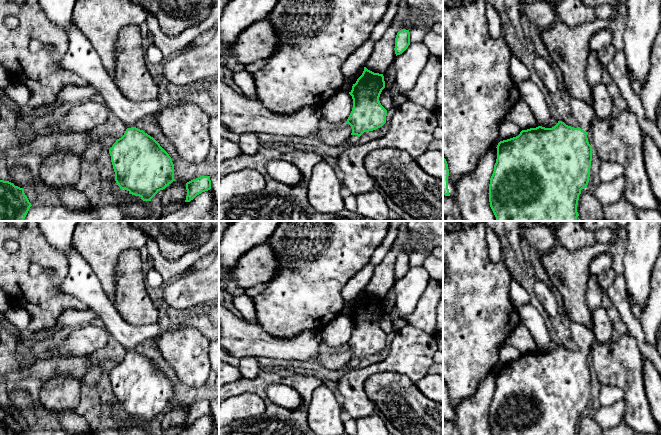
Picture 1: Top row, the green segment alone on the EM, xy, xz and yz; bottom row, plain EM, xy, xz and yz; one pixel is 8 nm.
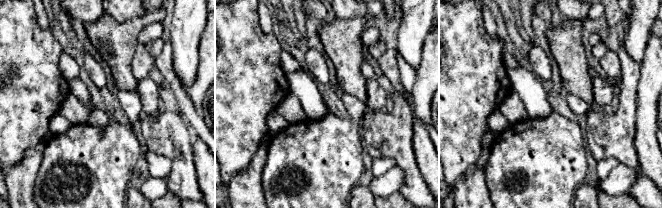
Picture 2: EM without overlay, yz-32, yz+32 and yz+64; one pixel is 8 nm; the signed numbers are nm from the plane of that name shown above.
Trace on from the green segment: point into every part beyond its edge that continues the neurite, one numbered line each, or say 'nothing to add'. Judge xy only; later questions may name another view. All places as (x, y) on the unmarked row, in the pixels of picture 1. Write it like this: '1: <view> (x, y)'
1: xy (81, 282)

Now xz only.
1: xz (353, 363)

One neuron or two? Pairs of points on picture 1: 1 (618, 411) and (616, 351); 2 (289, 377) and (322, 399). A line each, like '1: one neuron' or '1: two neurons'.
1: two neurons
2: two neurons

